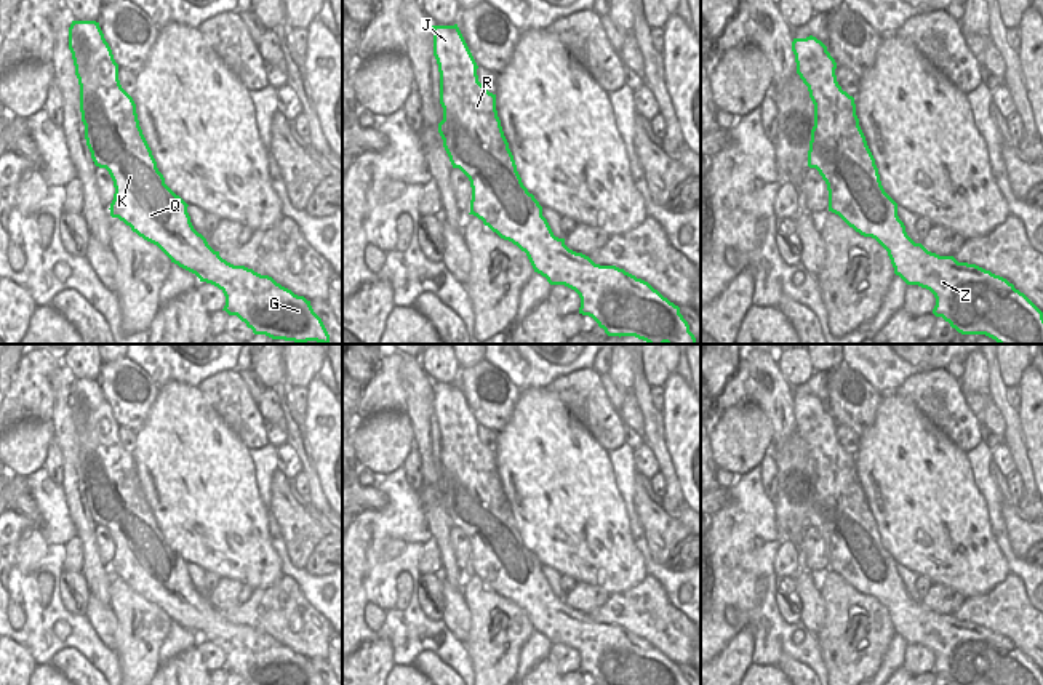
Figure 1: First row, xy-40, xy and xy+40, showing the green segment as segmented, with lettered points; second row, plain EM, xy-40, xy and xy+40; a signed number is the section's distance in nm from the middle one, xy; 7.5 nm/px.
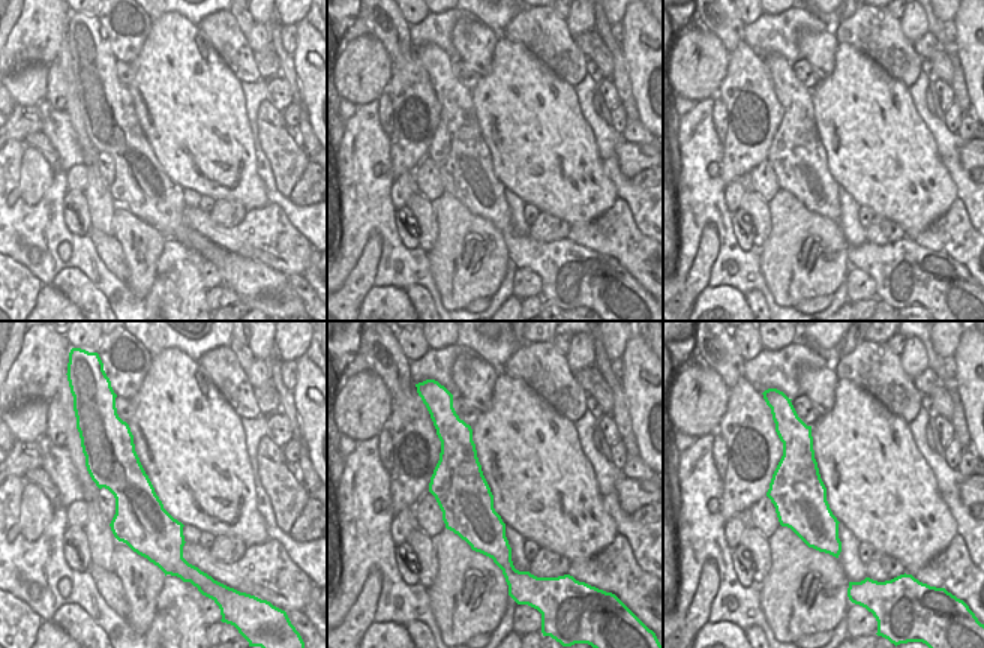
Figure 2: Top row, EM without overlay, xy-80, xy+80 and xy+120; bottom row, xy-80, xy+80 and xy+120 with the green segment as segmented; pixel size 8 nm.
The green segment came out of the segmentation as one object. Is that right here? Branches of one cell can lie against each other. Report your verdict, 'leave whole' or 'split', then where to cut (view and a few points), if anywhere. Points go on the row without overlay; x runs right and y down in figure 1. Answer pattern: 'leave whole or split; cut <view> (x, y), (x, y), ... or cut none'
leave whole; cut none

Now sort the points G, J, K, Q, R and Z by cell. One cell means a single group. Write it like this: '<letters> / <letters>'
G J K Q R Z

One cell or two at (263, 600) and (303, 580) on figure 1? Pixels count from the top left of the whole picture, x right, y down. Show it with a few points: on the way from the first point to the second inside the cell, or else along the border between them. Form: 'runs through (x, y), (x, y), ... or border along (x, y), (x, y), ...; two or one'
border along (283, 575), (296, 583), (319, 612); two

